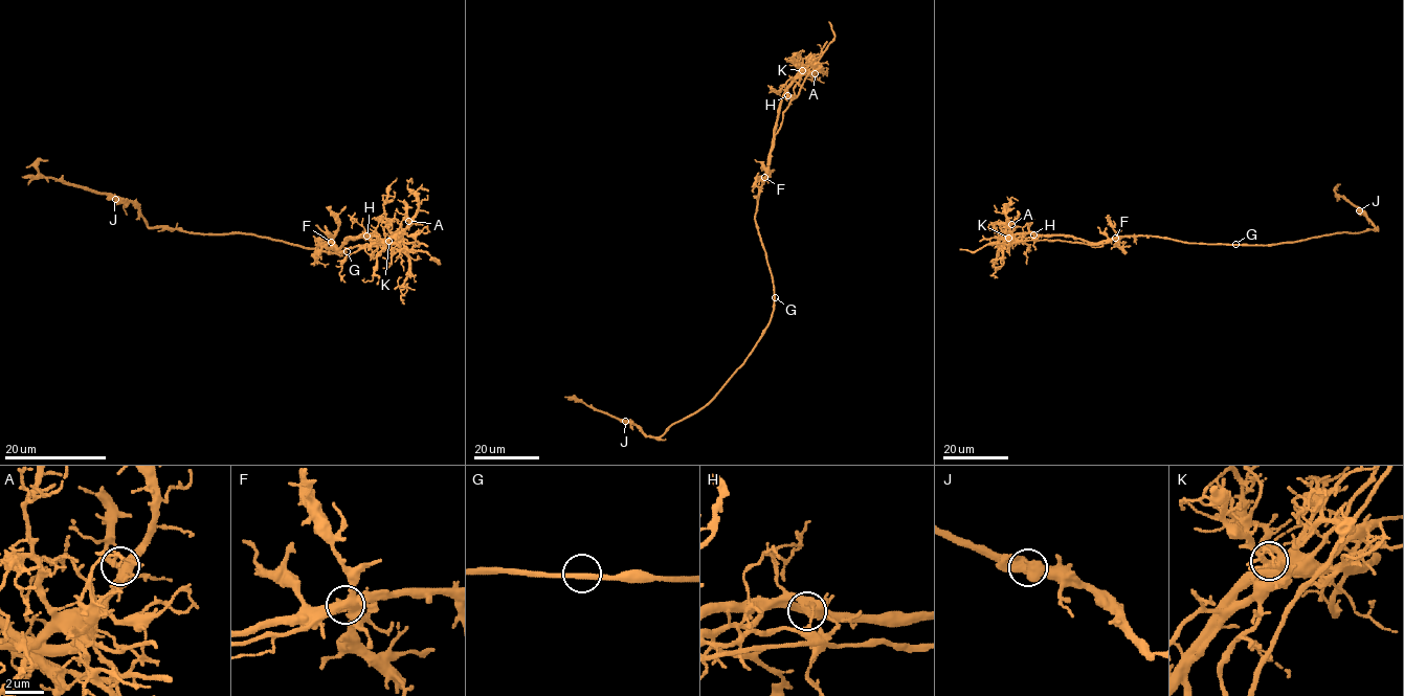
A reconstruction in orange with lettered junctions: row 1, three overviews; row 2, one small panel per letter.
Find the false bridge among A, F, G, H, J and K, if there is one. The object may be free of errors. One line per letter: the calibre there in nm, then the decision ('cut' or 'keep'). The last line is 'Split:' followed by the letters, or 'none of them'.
A: 320 nm thick; keep
F: 460 nm thick; cut
G: 320 nm thick; keep
H: 460 nm thick; keep
J: 500 nm thick; keep
K: 440 nm thick; keep
Split: F

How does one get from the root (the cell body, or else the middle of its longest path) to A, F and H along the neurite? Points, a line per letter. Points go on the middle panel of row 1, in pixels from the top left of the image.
A: (774, 297), (772, 275), (755, 220), (756, 196), (794, 87), (802, 73), (815, 73)
F: (774, 297), (772, 275), (755, 220), (758, 188), (764, 177)
H: (774, 297), (772, 275), (755, 212), (778, 107), (787, 95)

